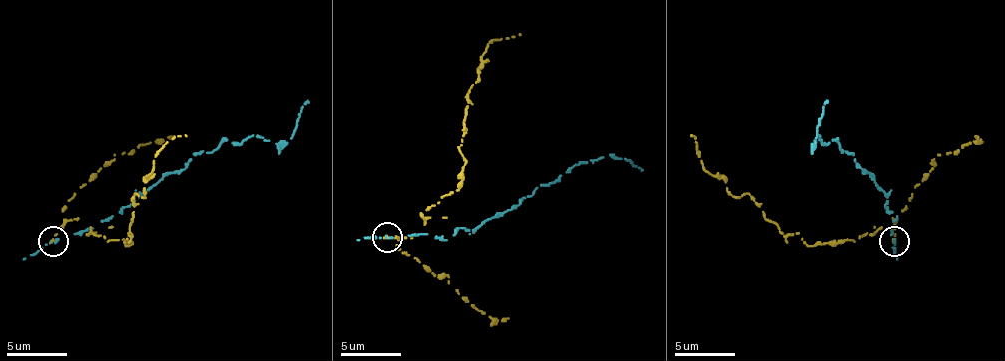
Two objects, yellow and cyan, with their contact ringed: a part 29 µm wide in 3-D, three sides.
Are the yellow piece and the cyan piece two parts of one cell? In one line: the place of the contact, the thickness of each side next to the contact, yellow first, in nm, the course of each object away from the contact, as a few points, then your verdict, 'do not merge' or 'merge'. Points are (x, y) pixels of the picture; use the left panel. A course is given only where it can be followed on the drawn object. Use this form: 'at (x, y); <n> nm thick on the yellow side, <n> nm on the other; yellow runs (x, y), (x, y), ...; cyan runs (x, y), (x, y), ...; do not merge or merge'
at (53, 241); 180 nm thick on the yellow side, 260 nm on the other; yellow runs (53, 242), (77, 218), (89, 236), (129, 245), (135, 194), (144, 197), (156, 155), (186, 134); cyan runs (53, 242), (89, 230), (225, 140), (291, 140), (300, 110), (309, 100); do not merge

